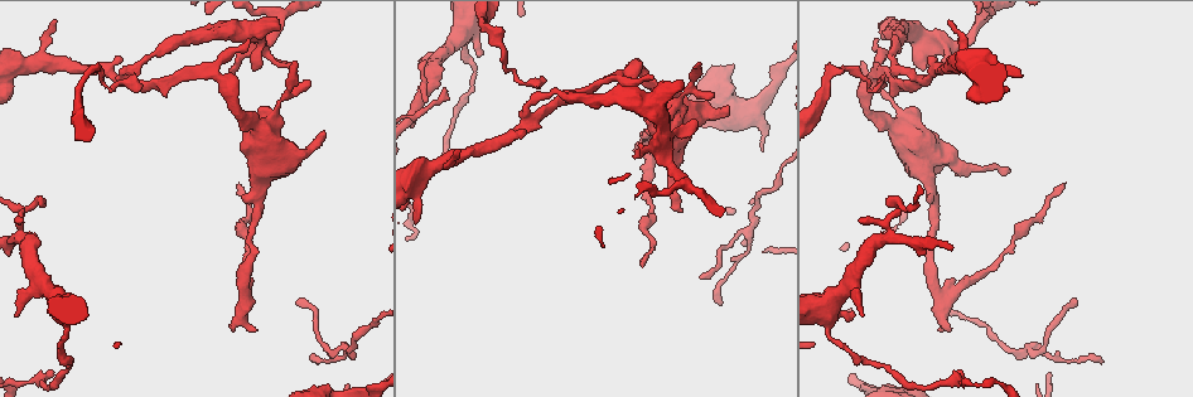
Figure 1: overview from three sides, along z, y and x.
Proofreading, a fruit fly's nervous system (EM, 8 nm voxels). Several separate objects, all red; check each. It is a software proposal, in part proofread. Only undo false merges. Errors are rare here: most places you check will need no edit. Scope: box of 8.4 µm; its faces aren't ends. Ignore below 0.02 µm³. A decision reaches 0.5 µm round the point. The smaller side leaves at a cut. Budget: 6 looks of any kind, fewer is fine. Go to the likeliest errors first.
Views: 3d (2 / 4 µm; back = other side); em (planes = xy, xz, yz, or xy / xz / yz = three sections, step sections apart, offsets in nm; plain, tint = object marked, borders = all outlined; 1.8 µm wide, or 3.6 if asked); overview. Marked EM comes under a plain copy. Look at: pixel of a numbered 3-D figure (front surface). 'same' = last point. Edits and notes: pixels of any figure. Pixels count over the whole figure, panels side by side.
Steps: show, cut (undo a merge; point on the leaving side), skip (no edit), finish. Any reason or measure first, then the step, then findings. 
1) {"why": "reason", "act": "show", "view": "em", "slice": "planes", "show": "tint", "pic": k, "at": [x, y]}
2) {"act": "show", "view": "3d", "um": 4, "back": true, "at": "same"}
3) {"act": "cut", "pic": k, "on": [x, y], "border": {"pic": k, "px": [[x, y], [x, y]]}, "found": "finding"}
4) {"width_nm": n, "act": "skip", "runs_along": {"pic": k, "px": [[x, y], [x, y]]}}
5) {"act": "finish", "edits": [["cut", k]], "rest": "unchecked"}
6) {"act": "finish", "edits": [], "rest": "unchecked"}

{"why": "sudden change in width", "act": "show", "view": "em", "slice": "planes", "show": "tint", "pic": 1, "at": [942, 302]}

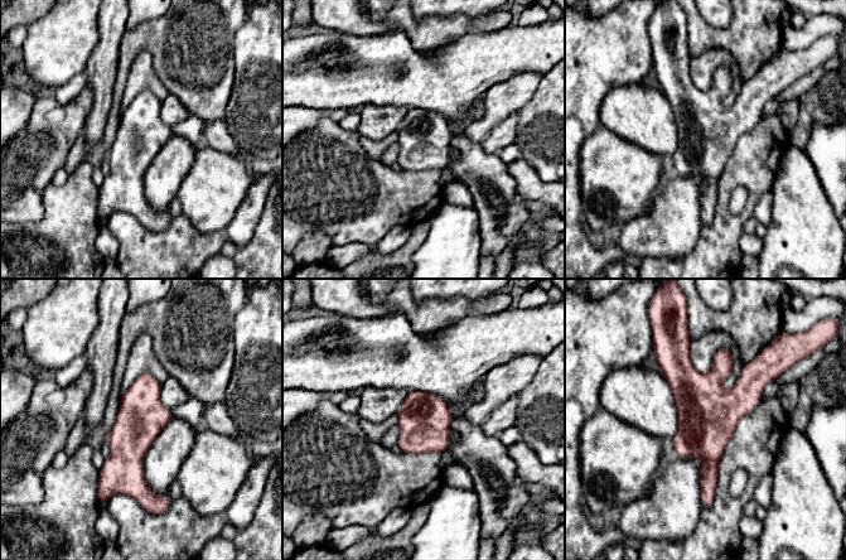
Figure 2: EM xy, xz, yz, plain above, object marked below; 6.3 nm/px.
{"act": "skip", "found": "one cell here"}

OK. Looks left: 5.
{"why": "three arms meet", "act": "show", "view": "3d", "um": 2, "pic": 1, "at": [427, 86]}

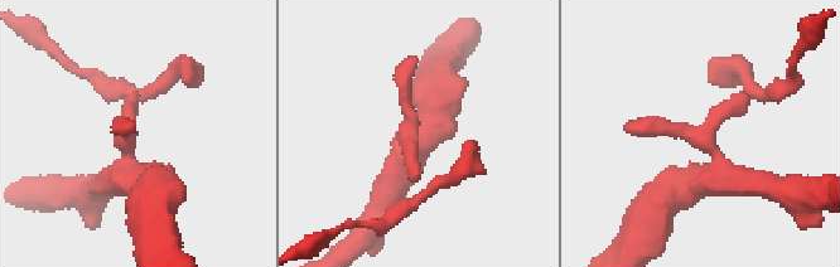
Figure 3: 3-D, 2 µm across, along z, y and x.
{"why": "now the EM", "act": "show", "view": "em", "um": 3.6, "slice": "xy", "step": 8, "show": "tint", "pic": 3, "at": [708, 171]}

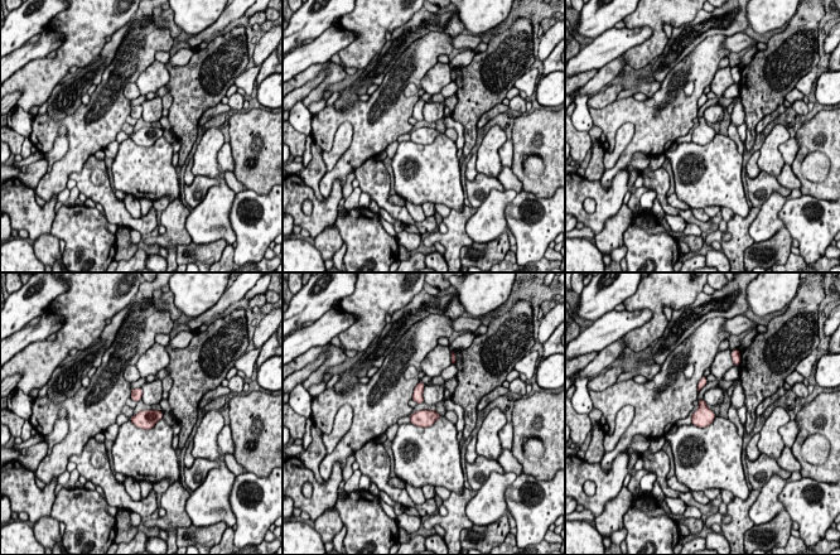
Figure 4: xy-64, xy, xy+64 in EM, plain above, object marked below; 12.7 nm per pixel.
{"why": "another direction", "act": "show", "view": "em", "um": 3.6, "slice": "xz", "step": 16, "show": "borders", "at": "same"}

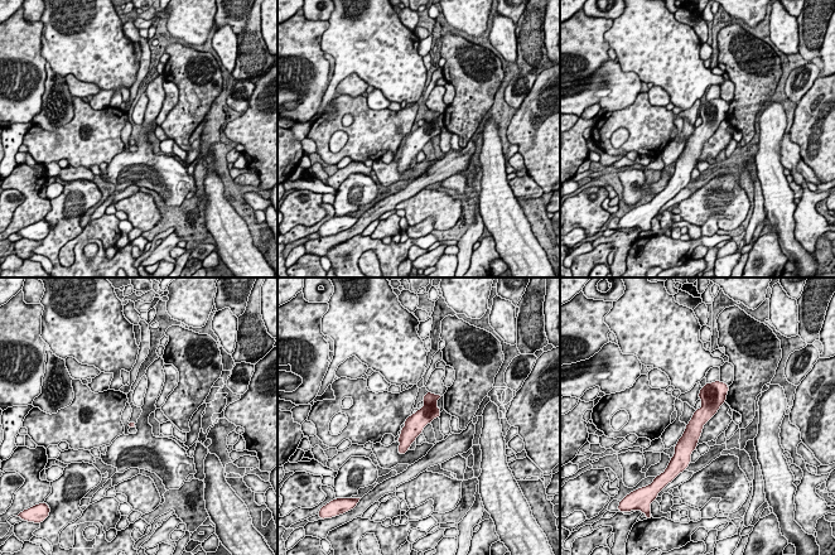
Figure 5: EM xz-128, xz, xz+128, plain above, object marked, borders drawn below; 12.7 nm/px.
{"act": "skip", "runs_along": {"pic": 5, "px": [[713, 386], [688, 450]]}, "found": "one cell here"}

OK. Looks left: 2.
{"why": "thick turns thin", "act": "show", "view": "3d", "um": 4, "pic": 1, "at": [279, 110]}

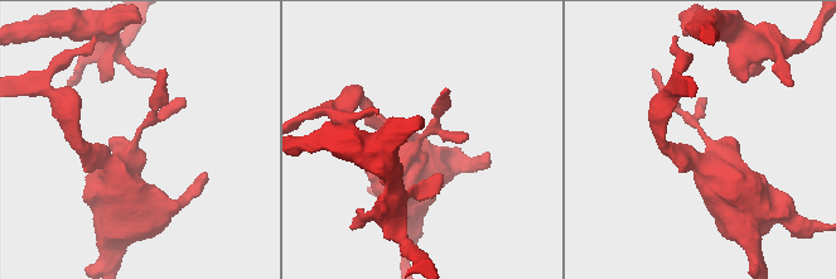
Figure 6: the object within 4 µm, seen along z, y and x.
{"why": "now the EM", "act": "show", "view": "em", "slice": "planes", "show": "tint", "pic": 6, "at": [705, 137]}

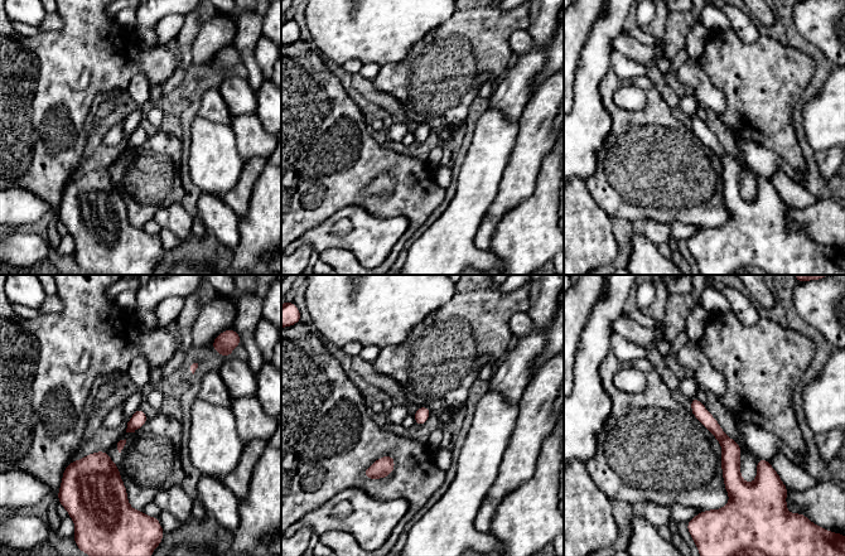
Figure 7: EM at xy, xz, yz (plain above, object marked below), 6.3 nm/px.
{"width_nm": 90, "act": "skip", "runs_along": {"pic": 7, "px": [[694, 400], [730, 449], [732, 487]]}, "found": "all the same cell"}

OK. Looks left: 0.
{"act": "finish", "edits": [], "rest": "unchecked"}

